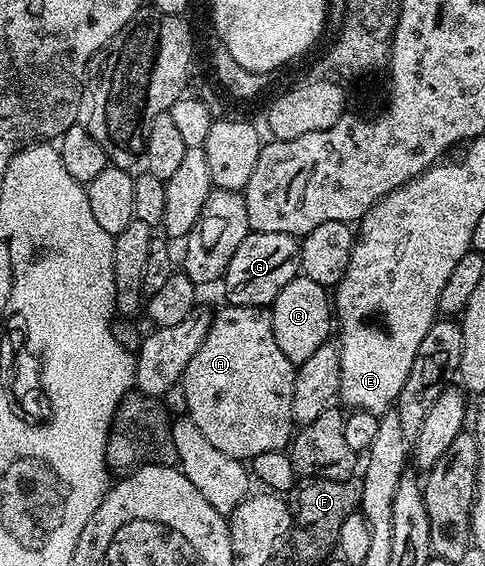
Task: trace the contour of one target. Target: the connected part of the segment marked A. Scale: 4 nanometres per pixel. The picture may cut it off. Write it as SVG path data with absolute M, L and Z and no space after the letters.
M225 305L225 310L216 310L210 332L206 332L206 340L202 340L202 348L194 352L194 360L186 364L186 372L182 379L186 404L188 405L187 417L202 430L204 436L219 452L224 452L226 456L239 460L250 460L254 456L262 456L262 452L274 452L284 450L291 443L294 437L294 423L292 420L292 401L294 400L294 380L296 379L296 366L290 360L286 360L286 355L282 353L282 348L278 348L278 340L274 340L274 328L272 327L272 311L262 306L233 306Z

